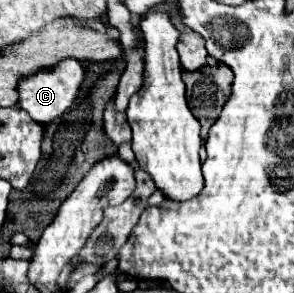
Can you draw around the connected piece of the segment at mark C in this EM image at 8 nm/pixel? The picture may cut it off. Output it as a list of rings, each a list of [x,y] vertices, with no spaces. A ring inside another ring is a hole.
[[[64,59],[56,67],[52,67],[48,71],[40,71],[40,73],[20,81],[20,85],[18,85],[18,93],[20,93],[18,107],[28,111],[28,115],[34,121],[38,121],[42,125],[48,125],[58,115],[62,115],[64,111],[68,111],[72,107],[72,103],[76,101],[76,97],[80,93],[80,83],[82,81],[84,81],[84,67],[82,67],[82,63],[76,61],[76,59]]]

